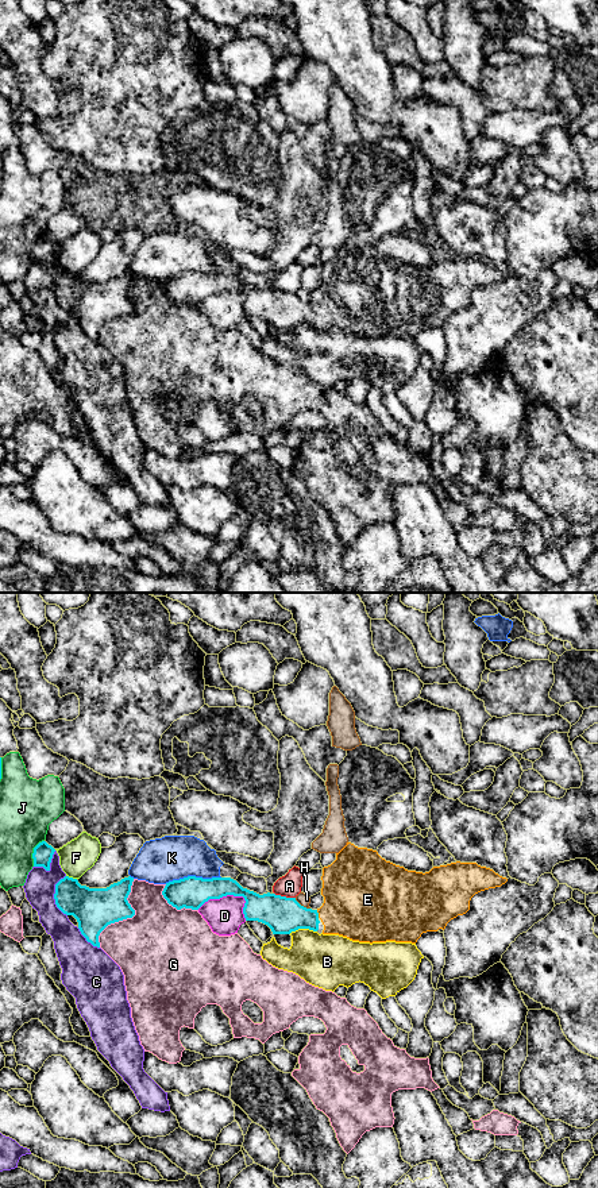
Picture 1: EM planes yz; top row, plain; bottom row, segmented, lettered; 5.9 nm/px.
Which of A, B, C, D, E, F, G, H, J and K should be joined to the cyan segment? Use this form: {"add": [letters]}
{"add": ["E"]}

